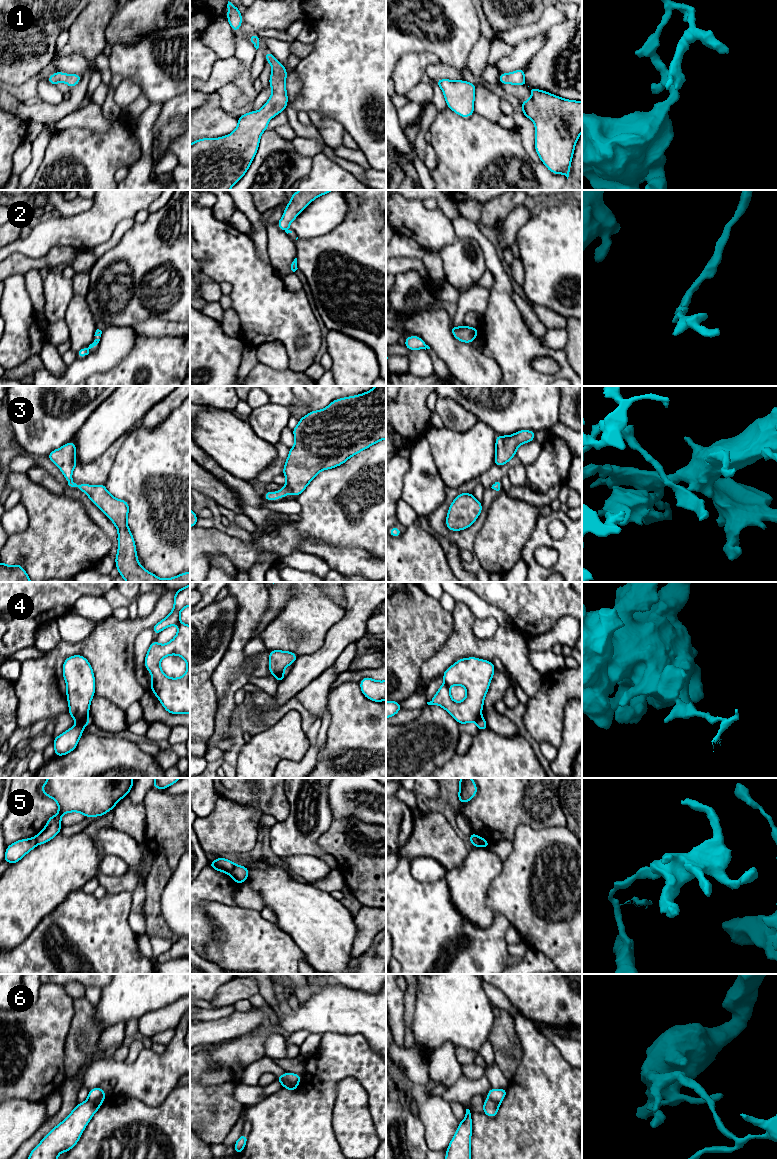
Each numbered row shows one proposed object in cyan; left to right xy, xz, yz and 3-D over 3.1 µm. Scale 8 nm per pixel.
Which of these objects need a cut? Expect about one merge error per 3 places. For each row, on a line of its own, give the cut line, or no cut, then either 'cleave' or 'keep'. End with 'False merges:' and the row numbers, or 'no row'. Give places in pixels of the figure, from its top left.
1: cut none; keep
2: cut none; keep
3: cut none; keep
4: cut xy (85, 718), (77, 722); cleave
5: cut xz (235, 865), (230, 874); cleave
6: cut xy (88, 1098), (91, 1100), (103, 1099); cleave
False merges: 4, 5, 6

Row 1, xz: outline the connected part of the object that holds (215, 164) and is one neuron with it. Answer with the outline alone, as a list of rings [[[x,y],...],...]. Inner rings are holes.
[[[270,51],[265,53],[266,62],[272,67],[269,85],[272,95],[259,111],[238,117],[236,129],[229,135],[208,139],[202,138],[190,144],[190,190],[230,190],[249,169],[260,143],[261,134],[268,129],[268,122],[287,107],[287,71]]]

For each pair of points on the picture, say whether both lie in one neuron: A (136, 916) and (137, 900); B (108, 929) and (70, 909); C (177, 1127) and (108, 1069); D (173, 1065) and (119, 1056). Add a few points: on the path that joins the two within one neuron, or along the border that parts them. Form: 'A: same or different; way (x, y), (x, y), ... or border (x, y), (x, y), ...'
A: same; way (136, 912), (137, 904)
B: same; way (99, 929), (90, 929), (79, 918)
C: different; border (171, 1092), (157, 1106), (149, 1106), (130, 1097)
D: different; border (112, 1058), (123, 1062)

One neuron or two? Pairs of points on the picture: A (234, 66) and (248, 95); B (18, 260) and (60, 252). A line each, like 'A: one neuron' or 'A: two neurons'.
A: two neurons
B: one neuron

